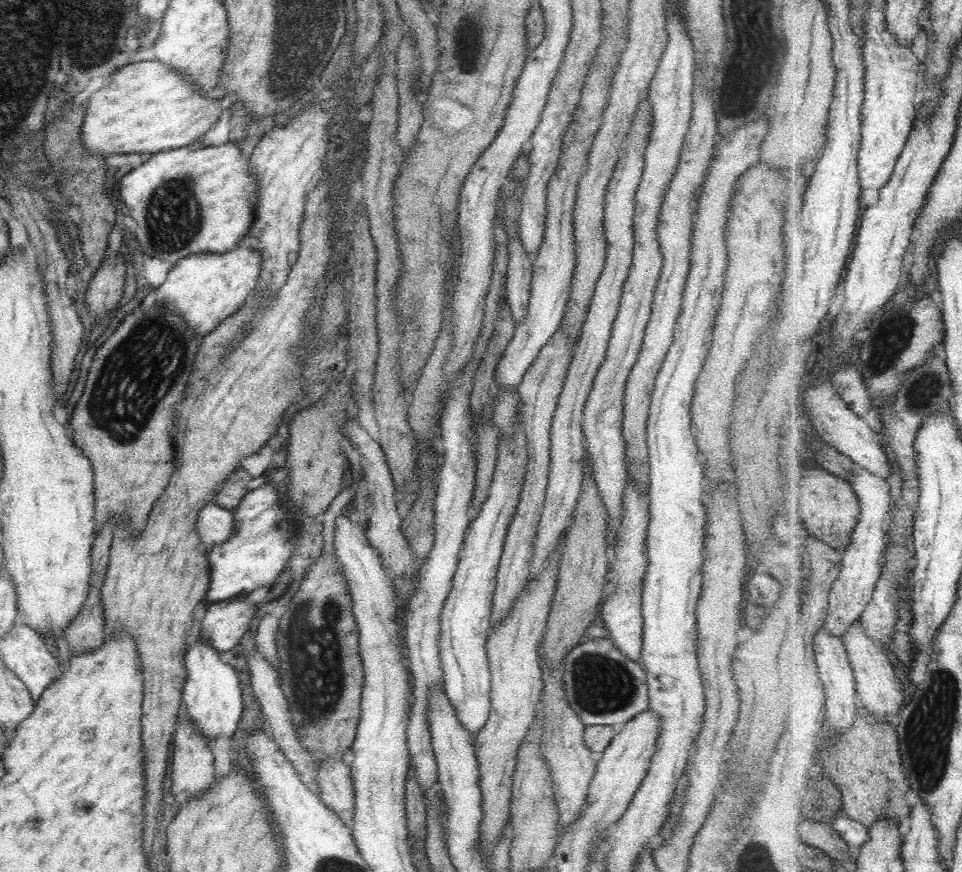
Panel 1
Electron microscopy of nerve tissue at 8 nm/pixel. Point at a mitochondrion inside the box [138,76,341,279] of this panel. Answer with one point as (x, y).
(173, 219)

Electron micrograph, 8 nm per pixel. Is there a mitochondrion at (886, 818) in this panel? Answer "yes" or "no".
no

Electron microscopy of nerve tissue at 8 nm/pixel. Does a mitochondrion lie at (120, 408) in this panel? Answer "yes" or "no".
yes

